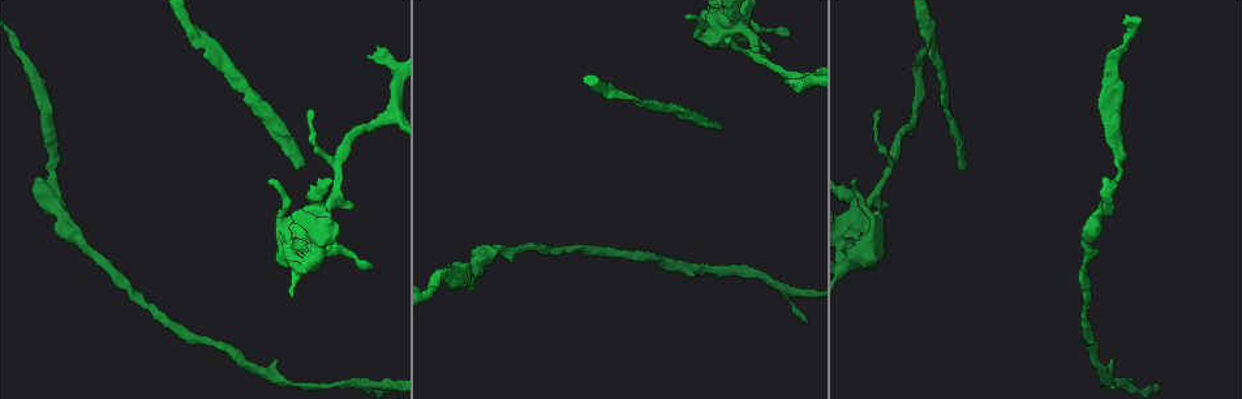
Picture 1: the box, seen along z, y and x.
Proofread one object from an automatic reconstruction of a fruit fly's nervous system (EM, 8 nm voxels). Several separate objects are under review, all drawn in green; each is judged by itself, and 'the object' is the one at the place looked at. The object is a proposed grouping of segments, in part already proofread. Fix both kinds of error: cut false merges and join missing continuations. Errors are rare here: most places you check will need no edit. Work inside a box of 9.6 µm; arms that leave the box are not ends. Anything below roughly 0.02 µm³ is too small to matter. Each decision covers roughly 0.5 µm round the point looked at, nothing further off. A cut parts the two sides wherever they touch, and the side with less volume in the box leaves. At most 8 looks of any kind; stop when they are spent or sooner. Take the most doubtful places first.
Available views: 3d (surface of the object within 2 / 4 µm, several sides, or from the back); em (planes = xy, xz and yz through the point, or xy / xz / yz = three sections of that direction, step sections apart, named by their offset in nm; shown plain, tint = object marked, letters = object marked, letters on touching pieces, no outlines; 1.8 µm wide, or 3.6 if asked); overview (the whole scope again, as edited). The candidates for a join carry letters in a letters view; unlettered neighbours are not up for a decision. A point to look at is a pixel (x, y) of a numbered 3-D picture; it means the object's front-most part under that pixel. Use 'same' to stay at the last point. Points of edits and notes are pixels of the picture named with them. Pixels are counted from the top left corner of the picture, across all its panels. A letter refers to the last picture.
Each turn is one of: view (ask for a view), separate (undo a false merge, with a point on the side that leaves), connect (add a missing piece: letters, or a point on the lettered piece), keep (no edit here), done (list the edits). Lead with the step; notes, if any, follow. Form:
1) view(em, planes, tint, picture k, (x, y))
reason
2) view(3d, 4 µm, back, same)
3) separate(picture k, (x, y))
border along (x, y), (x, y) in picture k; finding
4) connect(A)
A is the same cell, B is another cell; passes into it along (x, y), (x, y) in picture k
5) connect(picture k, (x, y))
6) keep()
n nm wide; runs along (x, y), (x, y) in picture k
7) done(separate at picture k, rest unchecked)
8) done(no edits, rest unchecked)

view(em, xz, step 4, tint, picture 1, (719, 130))
branch stops here

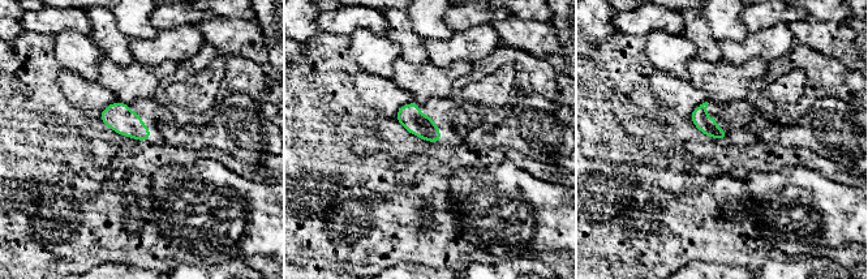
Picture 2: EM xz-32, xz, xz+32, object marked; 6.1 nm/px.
view(em, xz, step 4, letters, same)

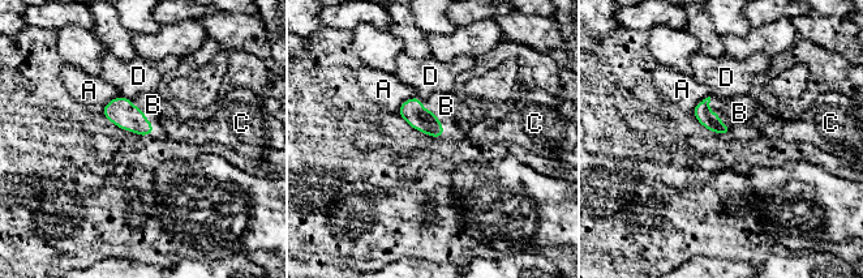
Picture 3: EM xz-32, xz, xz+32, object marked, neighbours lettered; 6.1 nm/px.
connect(B)
B touches over 260 nm; B is the same cell, A, C and D are other cells; passes into it along (709, 120), (718, 115), (739, 112) in picture 3; the neuron continues

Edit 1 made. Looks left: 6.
view(em, xy, step 4, letters, picture 1, (916, 56))
branch stops here

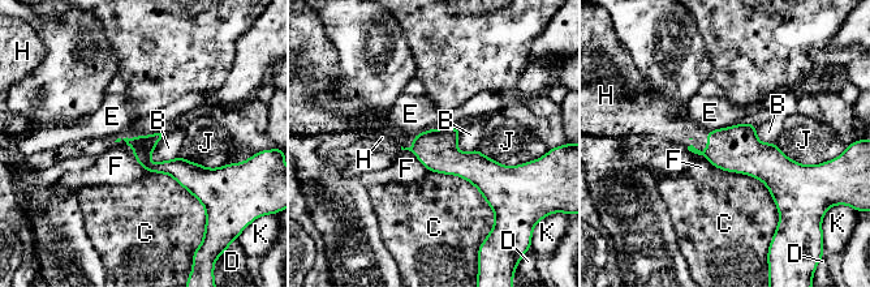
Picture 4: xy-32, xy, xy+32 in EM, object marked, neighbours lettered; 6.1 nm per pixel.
view(em, planes, letters, same)

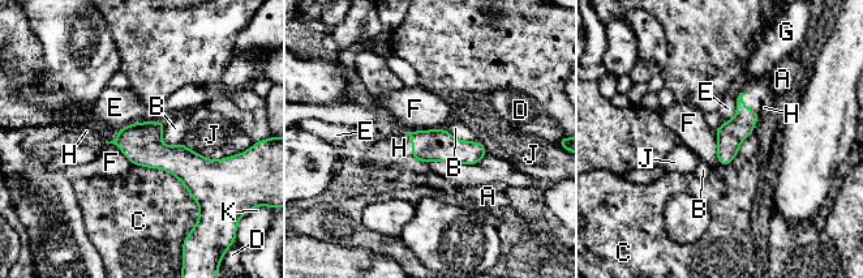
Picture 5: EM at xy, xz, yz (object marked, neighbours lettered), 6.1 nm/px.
connect(H)
170 nm wide; H is the same cell, A, B, C, D, E, F, G, J and K are other cells; passes into it along (730, 135), (746, 107), (759, 95) in picture 5; it goes on there

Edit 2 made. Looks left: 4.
view(3d, 4 µm, picture 1, (857, 223))
thick turns thin

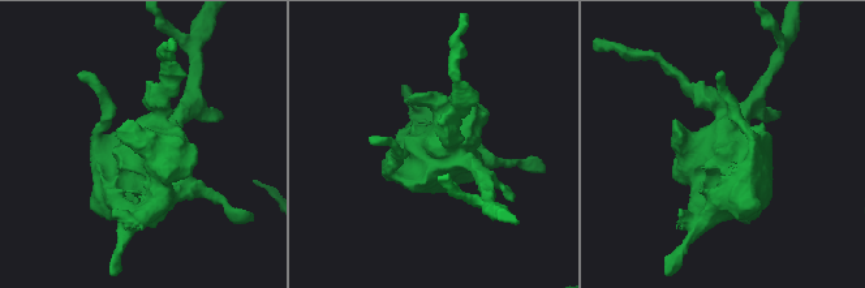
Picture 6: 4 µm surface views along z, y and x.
view(em, xz, step 8, tint, picture 6, (728, 145))

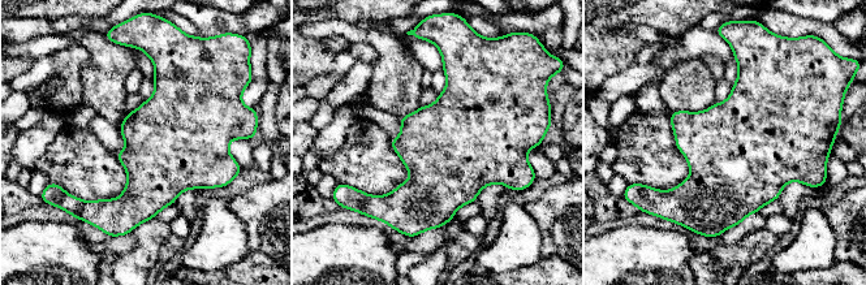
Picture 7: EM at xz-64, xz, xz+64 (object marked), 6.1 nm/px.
view(em, planes, letters, same)
cut it another way

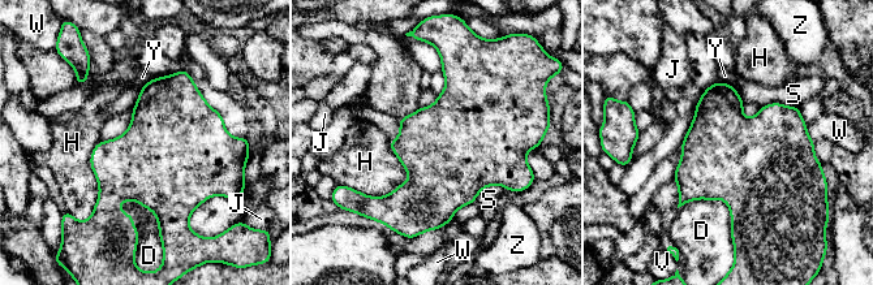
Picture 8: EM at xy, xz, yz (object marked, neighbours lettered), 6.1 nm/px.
keep()
D, H, J, S, V, W, Y and Z are other cells; border along (387, 139), (408, 178), (365, 195) in picture 8; continuous, no second neuron

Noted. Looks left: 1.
done(connect at picture 3, connect at picture 5, rest unchecked)

